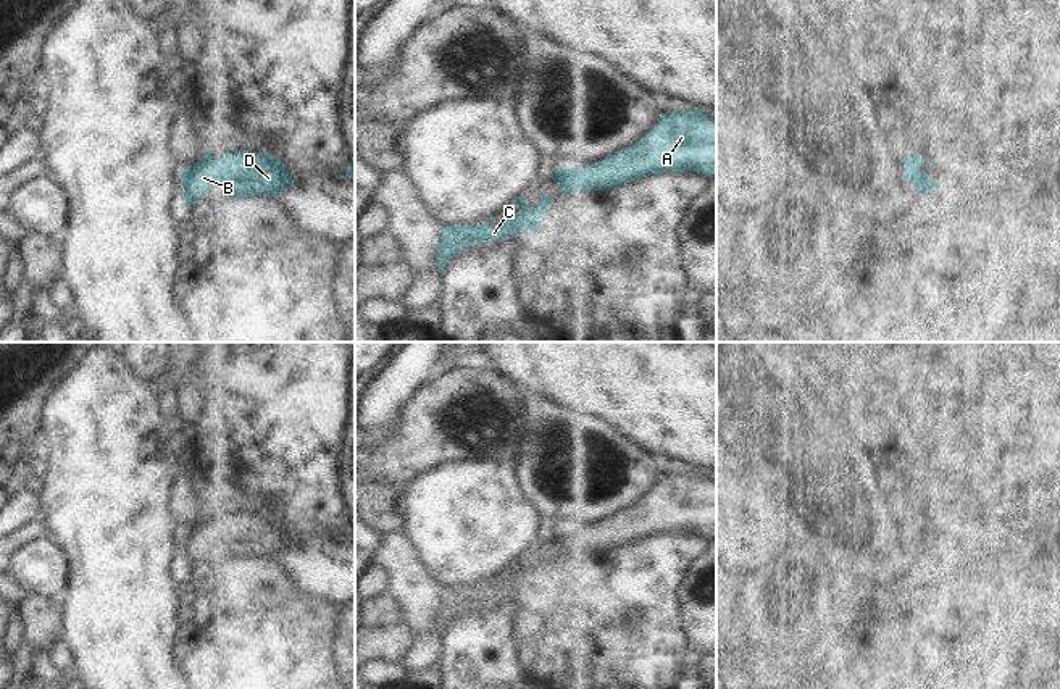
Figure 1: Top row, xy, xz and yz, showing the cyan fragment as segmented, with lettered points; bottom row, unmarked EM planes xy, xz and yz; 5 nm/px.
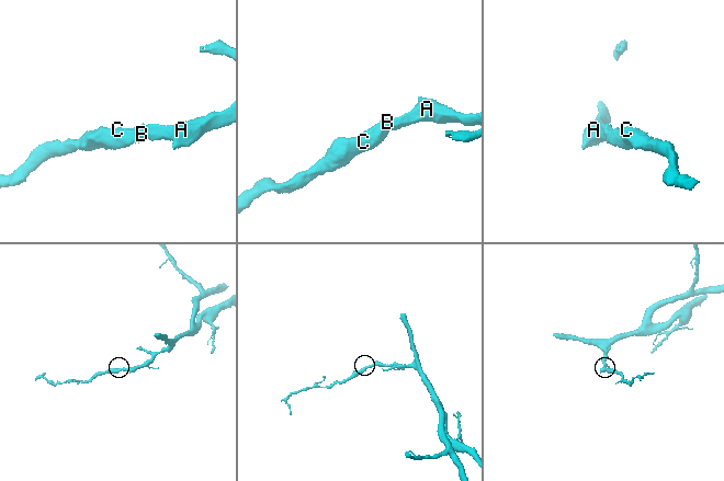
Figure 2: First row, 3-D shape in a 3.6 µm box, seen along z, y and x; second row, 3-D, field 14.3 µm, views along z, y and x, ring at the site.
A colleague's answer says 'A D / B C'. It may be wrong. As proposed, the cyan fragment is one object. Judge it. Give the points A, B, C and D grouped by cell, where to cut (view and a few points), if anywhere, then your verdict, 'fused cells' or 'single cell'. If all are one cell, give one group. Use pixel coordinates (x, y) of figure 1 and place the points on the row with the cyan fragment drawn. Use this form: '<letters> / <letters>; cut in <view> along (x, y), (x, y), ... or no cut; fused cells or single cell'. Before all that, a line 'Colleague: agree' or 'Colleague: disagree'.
Colleague: disagree
A B C D; no cut; single cell

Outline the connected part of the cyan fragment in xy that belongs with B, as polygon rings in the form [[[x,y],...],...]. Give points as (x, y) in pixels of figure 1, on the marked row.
[[[207,148],[200,161],[181,171],[182,203],[190,207],[219,182],[227,189],[231,198],[237,200],[261,195],[276,197],[292,187],[295,179],[289,174],[284,161],[268,153],[239,150],[236,153],[226,152],[215,160],[211,150]]]

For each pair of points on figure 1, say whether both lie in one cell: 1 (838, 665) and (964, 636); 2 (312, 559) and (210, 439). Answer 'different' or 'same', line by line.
1: same
2: same

